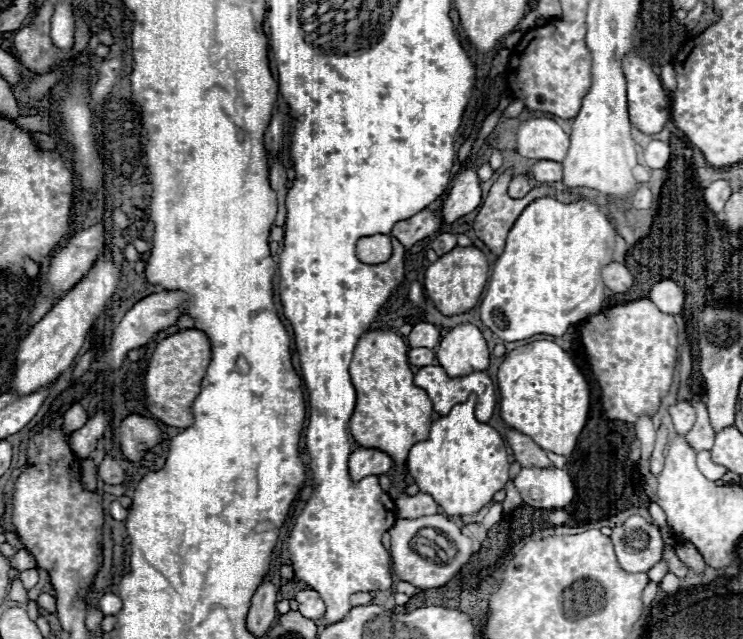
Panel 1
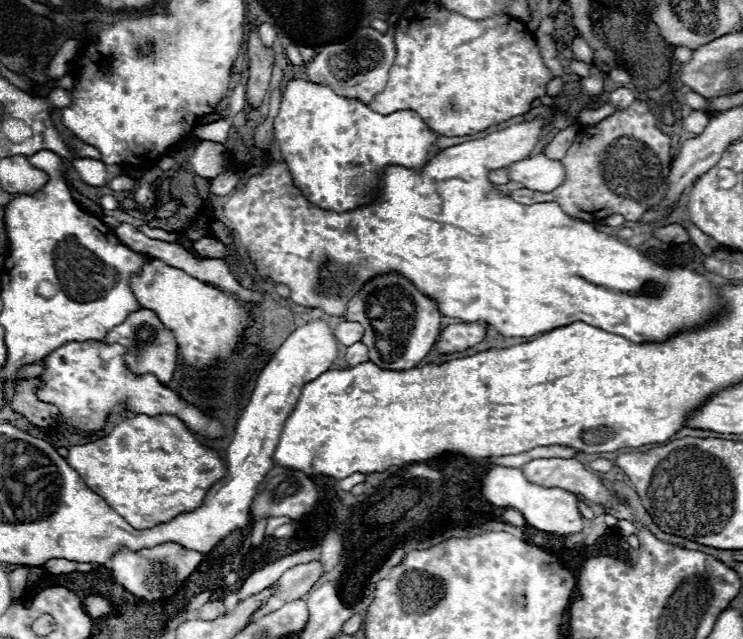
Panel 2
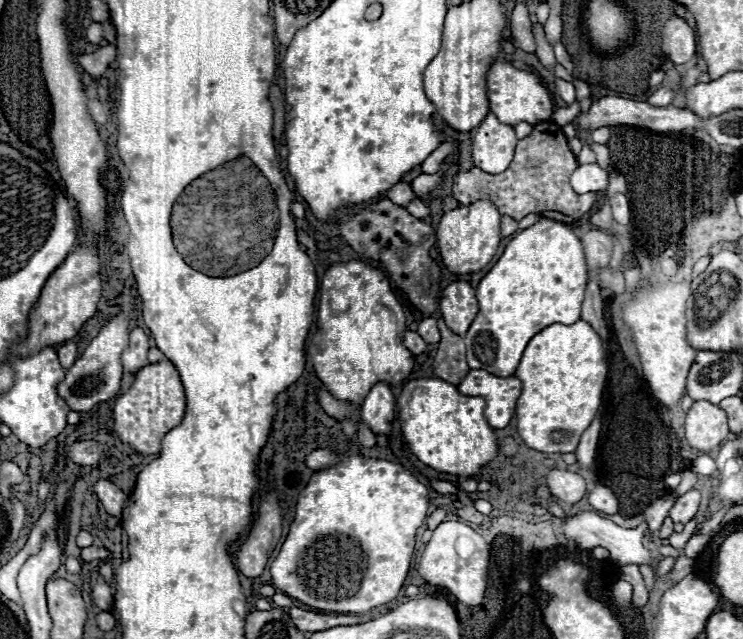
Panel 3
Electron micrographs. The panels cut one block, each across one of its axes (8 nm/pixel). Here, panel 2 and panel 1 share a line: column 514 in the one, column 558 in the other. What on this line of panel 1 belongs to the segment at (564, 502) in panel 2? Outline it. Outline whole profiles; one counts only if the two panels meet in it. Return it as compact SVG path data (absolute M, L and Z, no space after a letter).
M522 468L514 484L526 504L546 510L566 508L576 494L570 474L560 468Z

